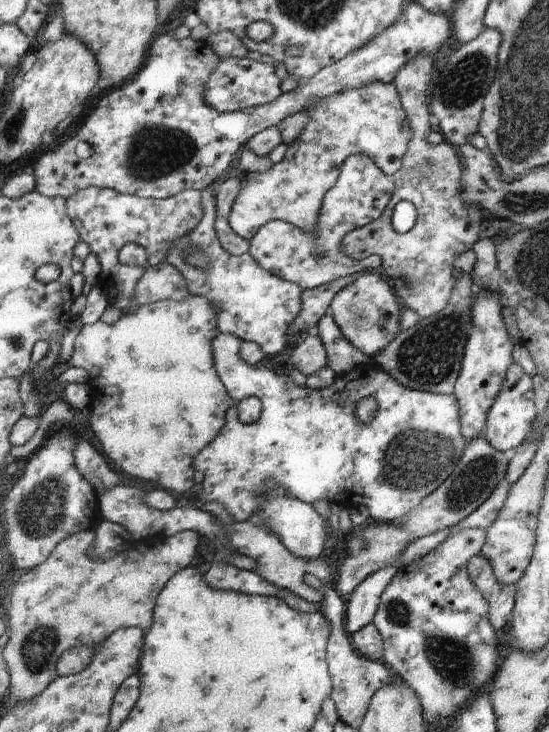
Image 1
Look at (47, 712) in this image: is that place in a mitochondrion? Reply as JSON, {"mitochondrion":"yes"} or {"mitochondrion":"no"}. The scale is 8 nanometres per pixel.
{"mitochondrion":"no"}

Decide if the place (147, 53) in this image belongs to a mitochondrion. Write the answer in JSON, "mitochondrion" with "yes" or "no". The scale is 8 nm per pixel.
{"mitochondrion":"no"}

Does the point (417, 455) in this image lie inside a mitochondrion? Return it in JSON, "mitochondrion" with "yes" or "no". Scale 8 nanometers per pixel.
{"mitochondrion":"yes"}

